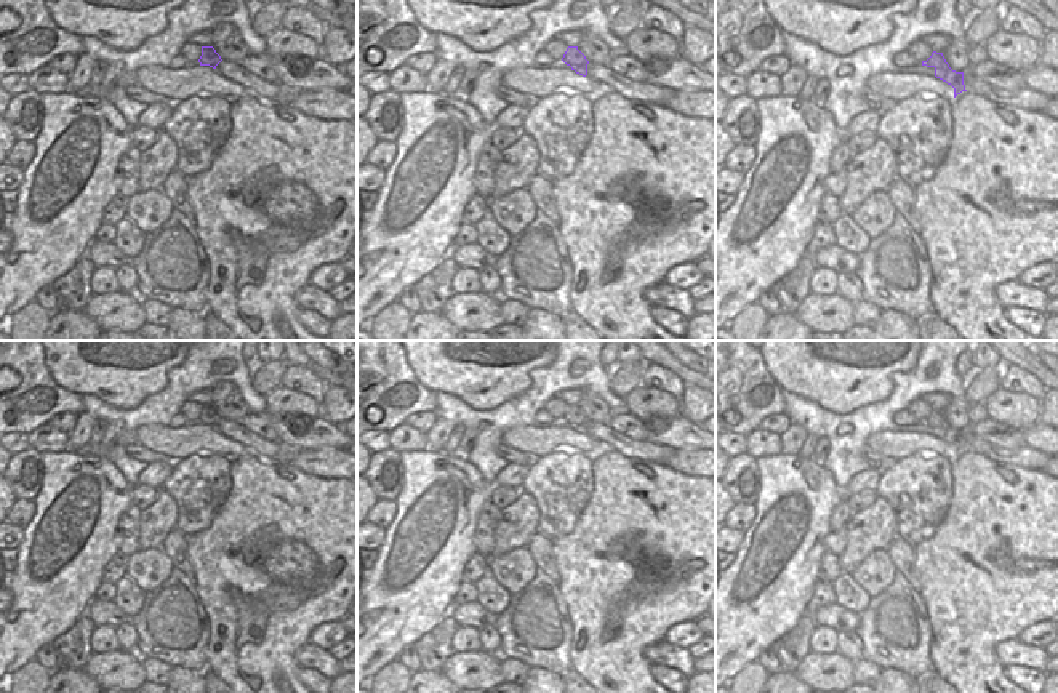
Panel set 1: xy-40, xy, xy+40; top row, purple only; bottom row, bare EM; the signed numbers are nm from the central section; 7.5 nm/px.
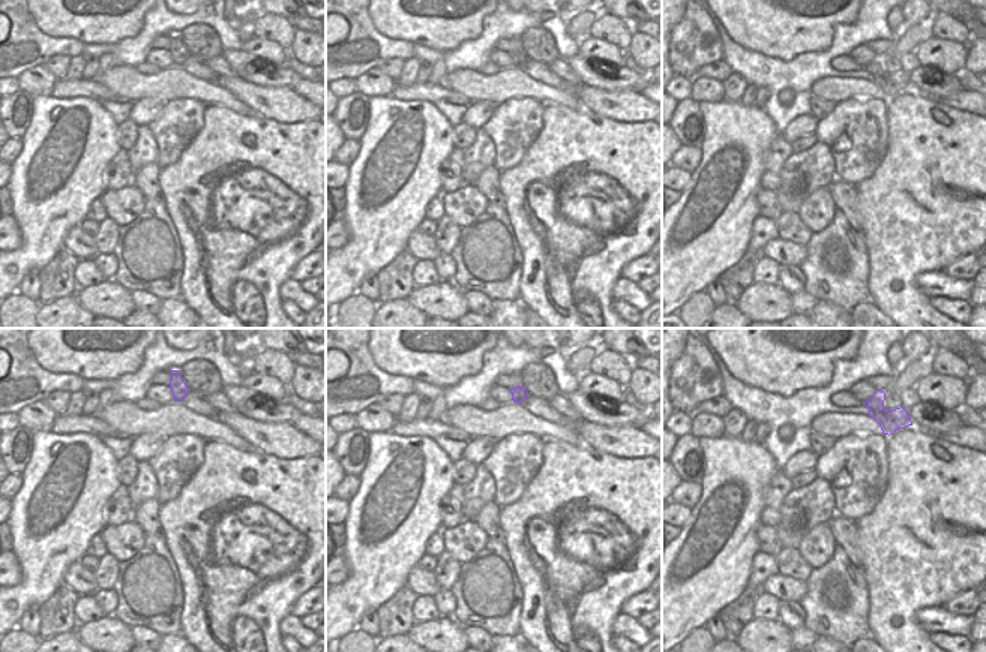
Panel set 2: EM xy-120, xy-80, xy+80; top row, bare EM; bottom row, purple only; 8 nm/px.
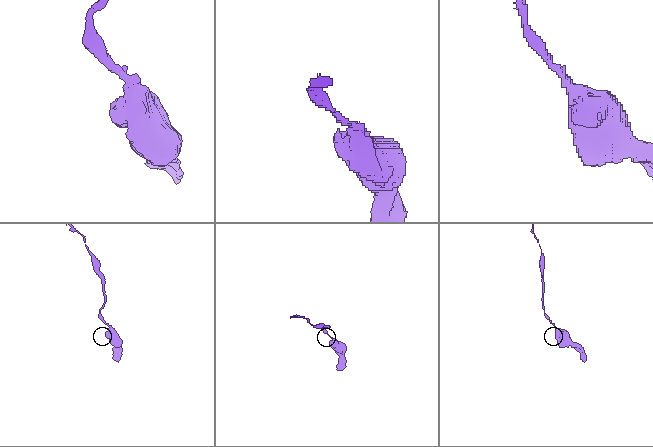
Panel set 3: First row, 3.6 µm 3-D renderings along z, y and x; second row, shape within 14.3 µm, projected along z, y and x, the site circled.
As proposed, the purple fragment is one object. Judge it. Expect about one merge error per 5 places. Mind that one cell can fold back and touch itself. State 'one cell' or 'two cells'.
one cell

